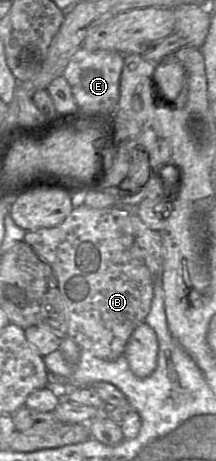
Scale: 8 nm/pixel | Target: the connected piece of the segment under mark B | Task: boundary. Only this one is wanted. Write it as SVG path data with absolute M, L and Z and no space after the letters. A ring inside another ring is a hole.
M77 205L73 207L71 213L61 224L51 228L41 228L36 231L26 231L23 241L27 243L35 251L35 253L45 262L47 262L52 268L57 280L58 289L61 293L67 310L67 336L76 342L81 350L88 351L100 359L112 361L122 355L125 352L126 345L135 328L139 324L145 322L153 299L152 277L148 268L140 258L140 251L132 236L132 215L128 211L120 208L109 207L96 209L85 205Z

